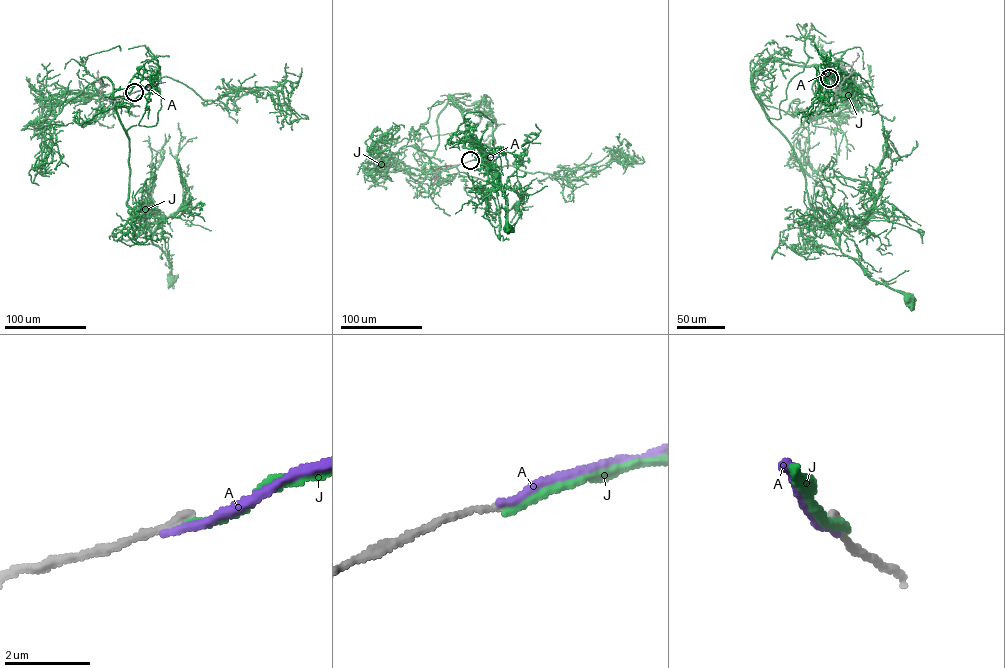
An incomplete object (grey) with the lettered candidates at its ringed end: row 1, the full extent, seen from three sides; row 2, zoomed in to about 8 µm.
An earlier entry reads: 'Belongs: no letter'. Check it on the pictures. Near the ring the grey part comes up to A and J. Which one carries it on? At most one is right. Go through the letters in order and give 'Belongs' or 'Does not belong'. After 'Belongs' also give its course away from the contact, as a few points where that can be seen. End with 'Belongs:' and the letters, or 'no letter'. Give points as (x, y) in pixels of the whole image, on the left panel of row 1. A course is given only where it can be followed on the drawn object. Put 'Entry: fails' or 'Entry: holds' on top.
Entry: holds
A: Does not belong
J: Does not belong
Belongs: no letter

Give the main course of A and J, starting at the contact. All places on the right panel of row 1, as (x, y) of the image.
A: (830, 79), (824, 67)
J: (830, 78), (840, 59), (855, 73), (843, 96), (824, 66), (769, 61), (751, 88), (815, 220), (908, 300)

